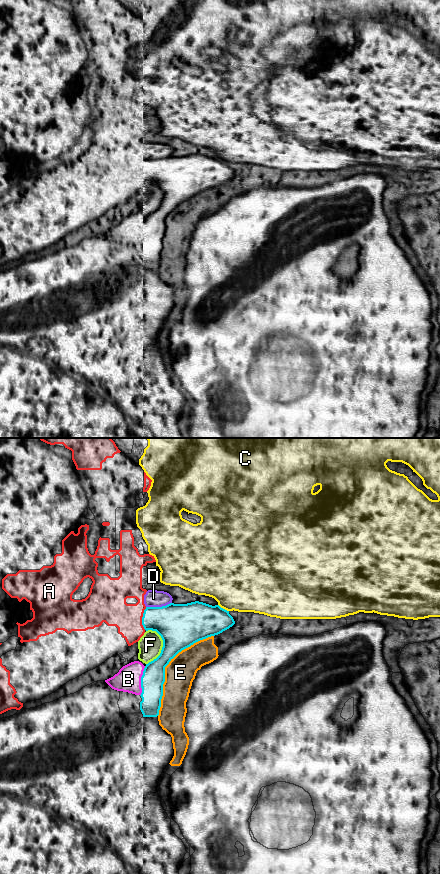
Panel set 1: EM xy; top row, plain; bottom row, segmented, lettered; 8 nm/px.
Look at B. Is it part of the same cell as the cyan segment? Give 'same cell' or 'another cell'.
another cell

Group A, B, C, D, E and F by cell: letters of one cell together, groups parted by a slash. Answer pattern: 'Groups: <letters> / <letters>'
Groups: A / B / C / D / E / F

